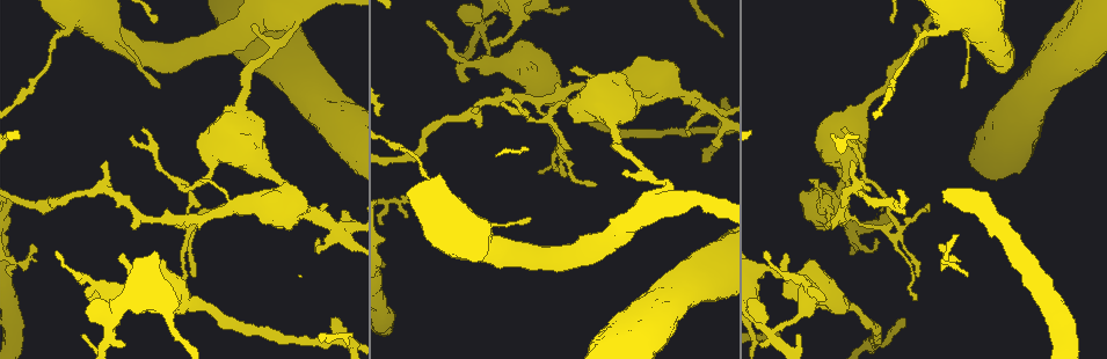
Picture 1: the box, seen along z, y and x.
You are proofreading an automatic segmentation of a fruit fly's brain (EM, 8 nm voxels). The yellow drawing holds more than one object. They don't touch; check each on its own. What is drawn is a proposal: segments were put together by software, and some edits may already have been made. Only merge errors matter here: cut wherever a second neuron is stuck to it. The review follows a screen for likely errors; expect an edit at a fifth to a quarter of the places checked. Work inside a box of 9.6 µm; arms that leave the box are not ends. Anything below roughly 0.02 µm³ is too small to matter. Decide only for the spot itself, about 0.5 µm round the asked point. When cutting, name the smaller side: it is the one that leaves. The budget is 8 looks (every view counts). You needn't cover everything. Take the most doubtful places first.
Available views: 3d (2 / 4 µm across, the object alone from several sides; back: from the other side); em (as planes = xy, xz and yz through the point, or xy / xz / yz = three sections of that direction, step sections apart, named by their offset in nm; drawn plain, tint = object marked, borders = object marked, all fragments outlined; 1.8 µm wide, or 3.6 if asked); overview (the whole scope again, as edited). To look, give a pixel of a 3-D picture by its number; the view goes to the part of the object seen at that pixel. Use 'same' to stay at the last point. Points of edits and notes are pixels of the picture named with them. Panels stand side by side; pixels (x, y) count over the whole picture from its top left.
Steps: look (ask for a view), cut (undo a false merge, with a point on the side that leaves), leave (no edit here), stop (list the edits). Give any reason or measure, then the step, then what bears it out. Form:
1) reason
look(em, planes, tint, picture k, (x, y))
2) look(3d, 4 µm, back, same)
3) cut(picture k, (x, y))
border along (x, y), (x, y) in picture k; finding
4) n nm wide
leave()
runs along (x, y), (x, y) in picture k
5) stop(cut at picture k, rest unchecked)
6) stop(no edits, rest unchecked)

thin arm on a thick one
look(em, 3.6 µm, planes, tint, picture 1, (483, 22))

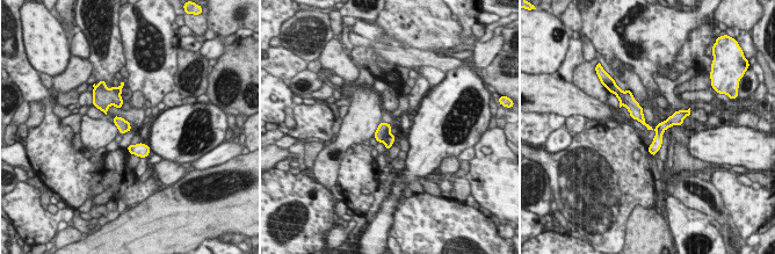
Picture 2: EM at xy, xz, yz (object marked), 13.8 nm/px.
140 nm wide
cut(picture 2, (383, 129))
two neurons meet here

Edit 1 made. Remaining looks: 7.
see it whole again
look(overview)

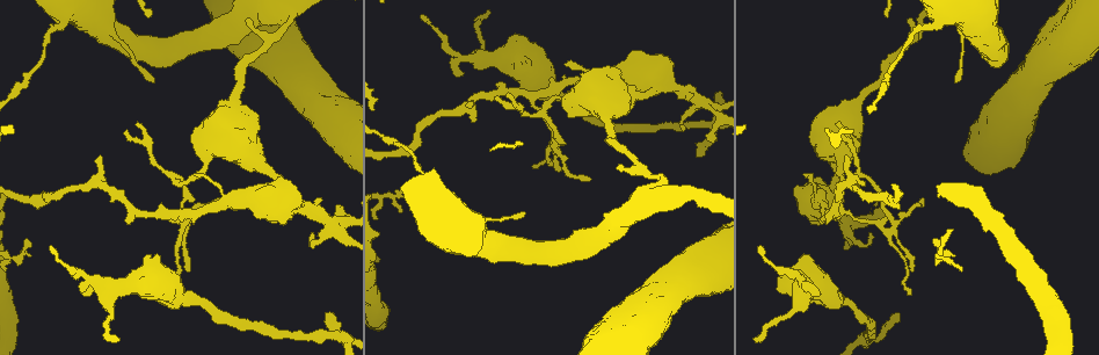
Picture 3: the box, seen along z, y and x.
abrupt turn
look(em, planes, plain, picture 3, (711, 128))

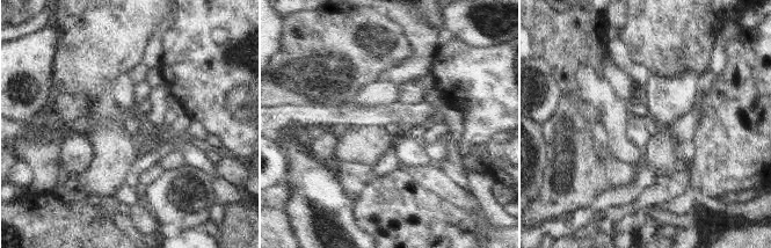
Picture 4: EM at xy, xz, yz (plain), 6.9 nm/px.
with the object marked
look(em, planes, tint, same)

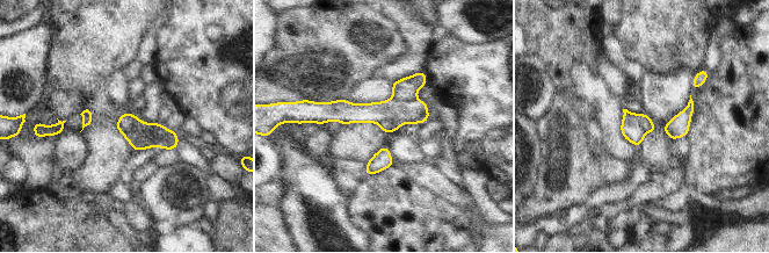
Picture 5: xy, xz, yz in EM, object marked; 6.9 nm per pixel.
190 nm wide
cut(picture 5, (128, 122))
border along (139, 120), (130, 130), (117, 122) in picture 5; a second neuron is stuck on

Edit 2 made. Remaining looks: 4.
side arm on a straight run
look(3d, 2 µm, picture 3, (335, 230))

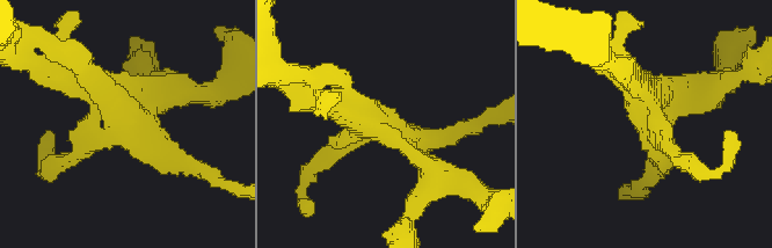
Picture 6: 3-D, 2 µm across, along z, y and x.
now the EM
look(em, planes, tint, picture 6, (383, 120))

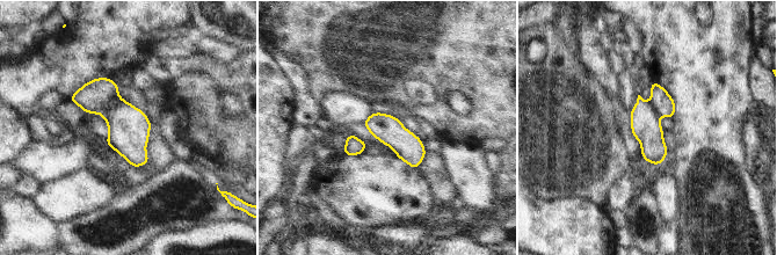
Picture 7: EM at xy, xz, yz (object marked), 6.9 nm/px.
cut(picture 7, (96, 95))
border along (121, 97), (101, 114) in picture 7; a second neuron is stuck on

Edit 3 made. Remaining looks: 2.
stop(cut at picture 2, cut at picture 5, cut at picture 7, rest unchecked)

